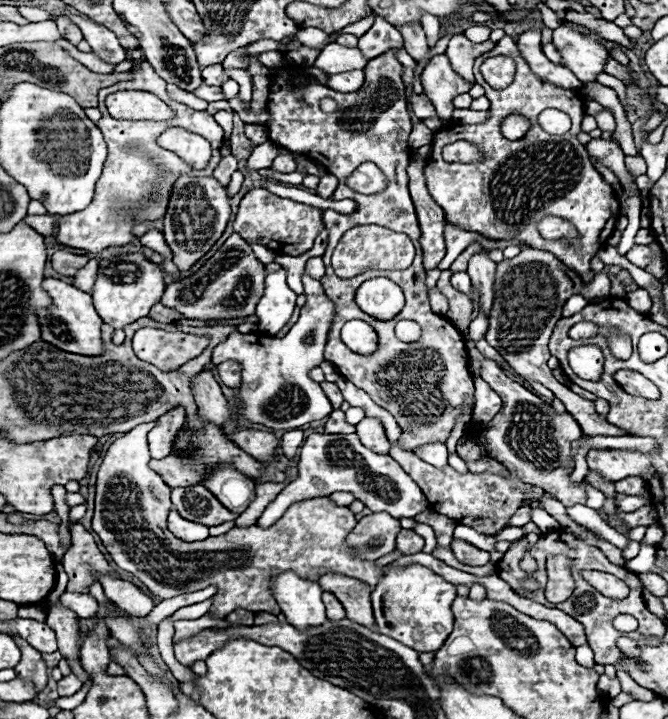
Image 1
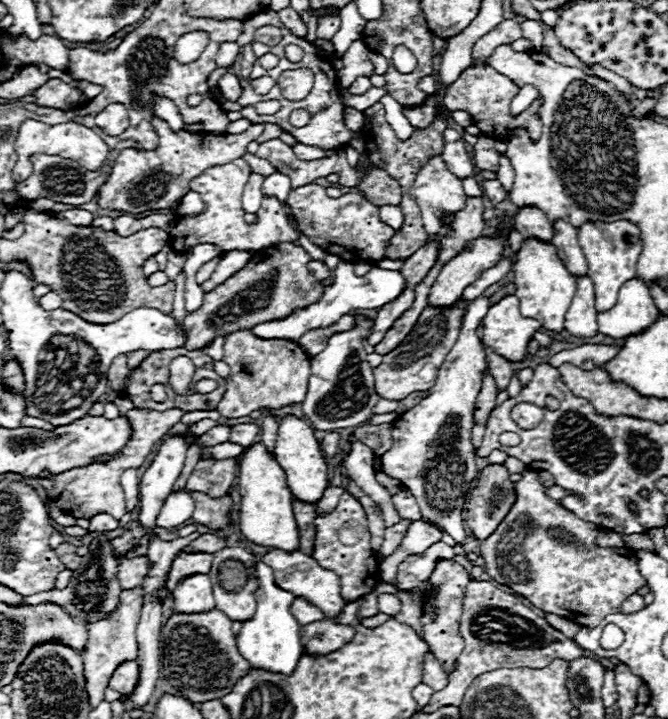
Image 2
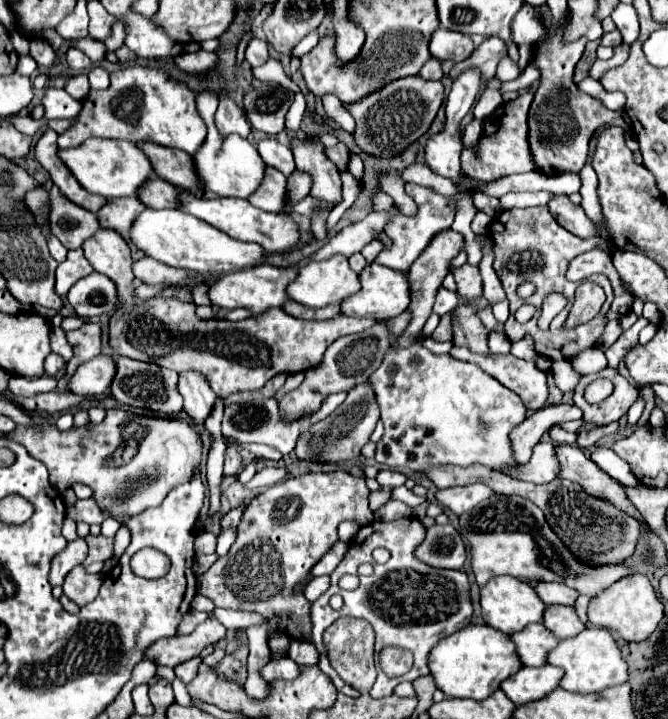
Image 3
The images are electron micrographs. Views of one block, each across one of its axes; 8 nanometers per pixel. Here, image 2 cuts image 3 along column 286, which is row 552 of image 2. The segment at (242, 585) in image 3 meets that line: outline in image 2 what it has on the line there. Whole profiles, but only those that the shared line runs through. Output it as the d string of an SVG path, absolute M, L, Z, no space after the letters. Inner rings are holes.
M524 470L522 480L514 484L514 490L516 490L514 508L510 508L506 520L498 524L490 538L480 542L480 556L484 558L486 572L492 576L492 580L510 586L514 592L530 600L540 610L570 618L572 622L588 628L598 626L604 616L620 612L622 602L646 584L644 576L638 570L636 554L630 552L628 548L598 548L594 540L600 528L596 524L576 518L572 512L564 510L556 500L548 498L534 470Z

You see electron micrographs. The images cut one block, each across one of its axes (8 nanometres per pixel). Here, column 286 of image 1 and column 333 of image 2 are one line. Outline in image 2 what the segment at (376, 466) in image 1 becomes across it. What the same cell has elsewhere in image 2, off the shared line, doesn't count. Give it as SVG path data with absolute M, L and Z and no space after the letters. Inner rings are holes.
M330 484L330 486L326 488L326 492L324 492L322 500L316 504L318 512L328 512L328 510L332 510L332 506L336 506L336 504L338 504L338 500L340 500L342 492L344 492L344 486L332 486L332 484Z

